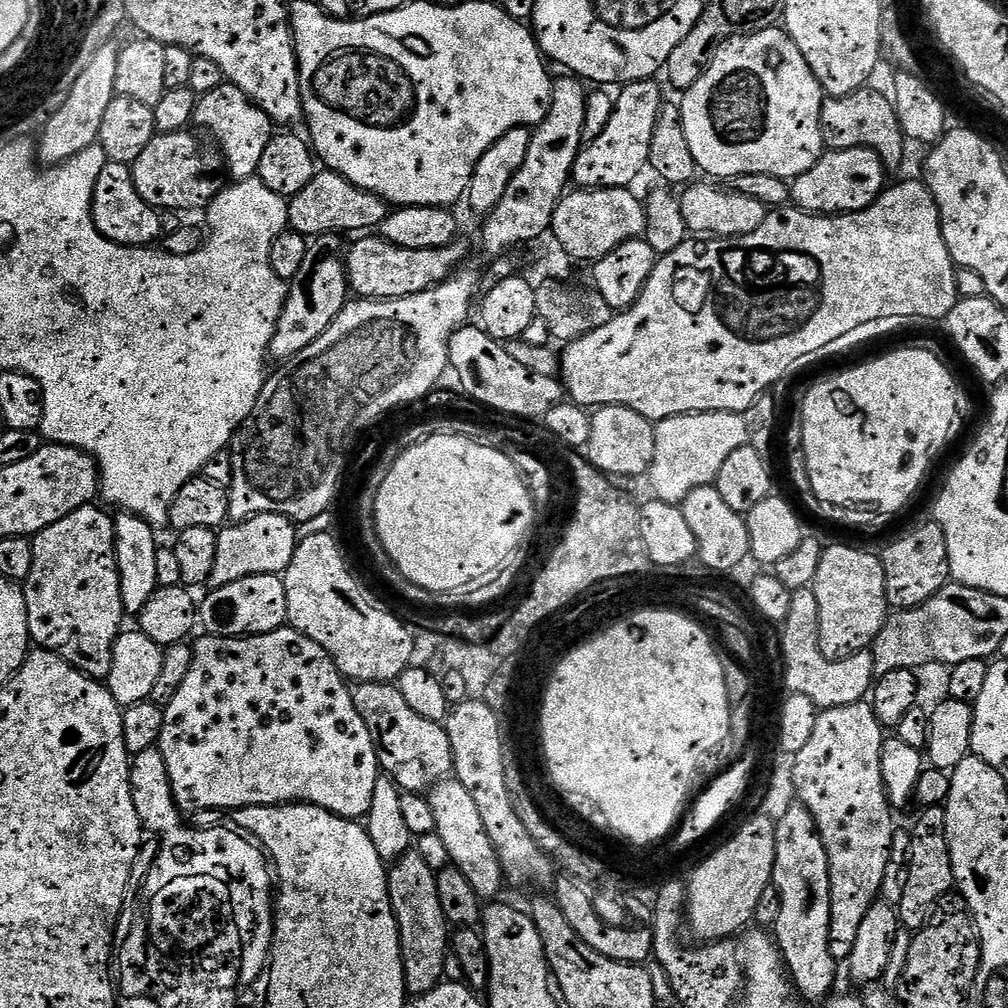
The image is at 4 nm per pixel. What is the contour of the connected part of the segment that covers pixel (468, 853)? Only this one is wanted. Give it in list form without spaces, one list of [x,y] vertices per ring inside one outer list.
[[[454,778],[441,780],[432,785],[427,793],[430,810],[434,810],[436,833],[446,842],[446,854],[451,867],[462,870],[466,874],[466,882],[474,886],[476,895],[481,898],[496,898],[500,887],[505,887],[506,881],[498,858],[494,854],[494,846],[490,838],[486,838],[486,826],[482,826],[482,818],[478,815],[478,806],[474,806],[474,798],[470,798],[466,786]]]

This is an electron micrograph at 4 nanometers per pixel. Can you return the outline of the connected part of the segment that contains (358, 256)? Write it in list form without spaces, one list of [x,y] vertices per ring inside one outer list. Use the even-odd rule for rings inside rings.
[[[364,234],[353,240],[356,241],[346,252],[348,286],[357,297],[369,300],[396,300],[399,296],[424,292],[447,280],[468,256],[468,248],[461,242],[434,250],[406,250],[388,240],[381,240],[376,234]]]

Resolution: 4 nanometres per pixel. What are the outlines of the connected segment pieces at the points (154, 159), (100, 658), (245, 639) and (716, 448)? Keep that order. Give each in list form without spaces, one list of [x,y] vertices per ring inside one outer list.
[[[188,130],[159,133],[130,165],[134,186],[138,186],[138,194],[146,198],[151,208],[177,214],[192,212],[195,208],[204,210],[226,187],[225,177],[216,176],[226,168],[221,153],[215,147],[200,144],[199,138],[190,133]]]
[[[103,507],[79,508],[66,518],[58,518],[50,526],[31,537],[34,566],[23,581],[22,591],[26,602],[28,635],[36,648],[58,654],[88,676],[107,678],[112,665],[112,648],[122,631],[120,623],[126,620],[120,593],[120,575],[116,569],[116,521],[103,512]]]
[[[285,626],[267,632],[261,636],[210,636],[201,635],[200,641],[192,644],[192,661],[190,662],[190,674],[186,674],[186,678],[182,682],[182,686],[178,689],[178,694],[174,694],[174,698],[164,708],[164,721],[162,722],[162,734],[160,735],[160,743],[158,745],[162,758],[166,758],[166,770],[168,771],[168,781],[172,787],[172,796],[176,800],[176,806],[181,813],[193,814],[196,811],[206,809],[238,809],[249,808],[250,806],[258,806],[259,804],[290,804],[293,802],[307,802],[309,804],[317,804],[319,808],[324,808],[327,812],[333,812],[335,816],[342,816],[345,820],[359,821],[361,818],[367,817],[370,810],[370,798],[374,798],[374,786],[377,778],[382,775],[382,769],[378,758],[376,757],[376,747],[370,738],[370,730],[366,730],[366,722],[362,722],[362,714],[358,714],[358,710],[354,706],[354,698],[350,698],[350,687],[346,683],[345,677],[340,675],[340,671],[336,668],[336,663],[328,657],[328,651],[322,646],[318,646],[318,642],[314,642],[310,637],[303,636],[291,626]]]
[[[692,412],[688,416],[671,416],[656,424],[656,441],[654,442],[654,462],[652,467],[648,469],[647,479],[652,479],[651,495],[657,500],[666,502],[667,504],[679,505],[686,498],[686,494],[690,494],[690,490],[698,490],[707,484],[715,485],[718,470],[722,470],[722,465],[726,463],[726,458],[730,458],[730,454],[734,454],[734,450],[738,450],[743,444],[748,443],[748,427],[749,421],[744,421],[745,417],[738,412]]]

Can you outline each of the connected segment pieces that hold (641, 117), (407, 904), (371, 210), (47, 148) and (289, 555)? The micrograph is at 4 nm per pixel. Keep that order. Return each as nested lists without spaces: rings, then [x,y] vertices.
[[[655,79],[636,80],[633,84],[625,84],[619,89],[620,96],[615,97],[616,105],[614,114],[610,114],[610,122],[606,122],[606,130],[594,138],[592,144],[584,144],[581,147],[578,158],[572,167],[570,177],[573,185],[580,188],[626,188],[635,185],[639,178],[640,171],[648,168],[650,158],[650,138],[654,138],[654,122],[658,122],[658,114],[666,103],[666,97],[660,93]]]
[[[416,851],[407,852],[388,868],[388,893],[396,915],[396,925],[400,931],[404,986],[413,997],[421,996],[437,988],[445,979],[443,966],[450,951],[450,925],[442,914],[442,906],[438,902],[436,873],[430,870],[430,866],[426,866],[426,862],[422,862],[422,858]]]
[[[320,170],[310,186],[306,186],[306,190],[288,200],[288,228],[300,236],[308,236],[307,238],[345,234],[344,232],[364,234],[379,229],[389,211],[389,205],[374,194],[354,186],[336,172]]]
[[[115,43],[102,46],[102,50],[94,54],[94,62],[89,62],[86,70],[82,70],[78,82],[74,82],[74,86],[67,89],[68,97],[66,102],[62,102],[62,110],[58,110],[54,118],[50,118],[50,122],[38,136],[38,156],[45,165],[63,164],[65,160],[74,158],[79,152],[99,141],[102,117],[110,102],[117,96],[119,53],[120,48]]]
[[[258,514],[219,529],[218,554],[207,587],[230,586],[230,582],[238,582],[238,578],[250,578],[258,574],[282,574],[294,558],[298,543],[296,528],[297,525],[282,514]]]

